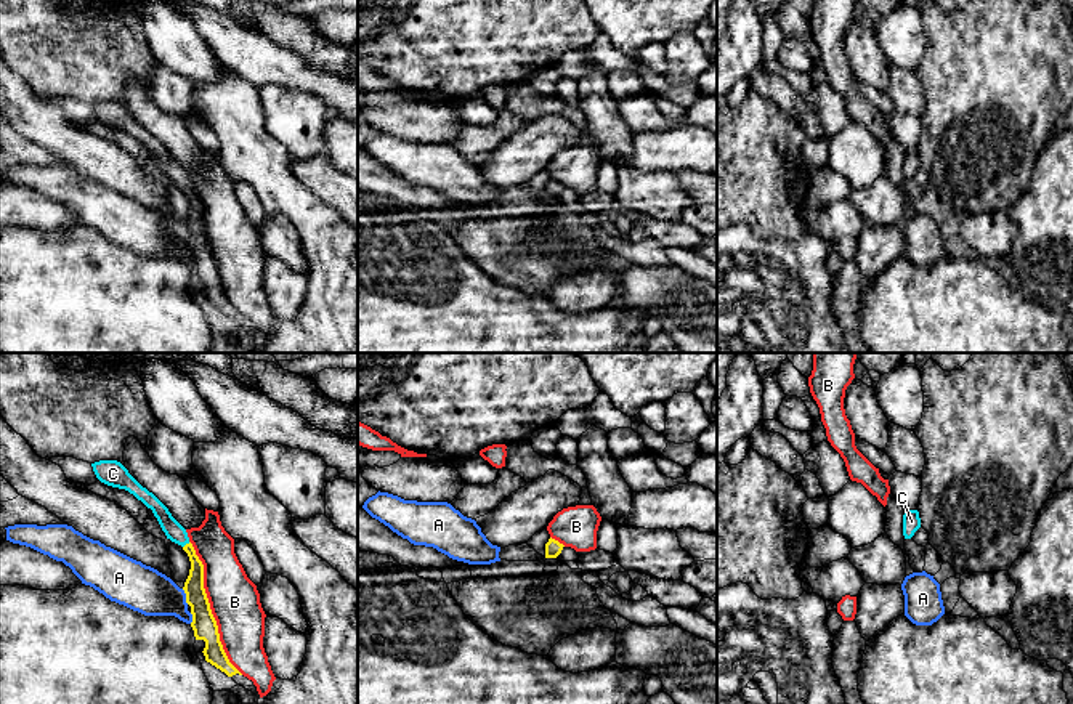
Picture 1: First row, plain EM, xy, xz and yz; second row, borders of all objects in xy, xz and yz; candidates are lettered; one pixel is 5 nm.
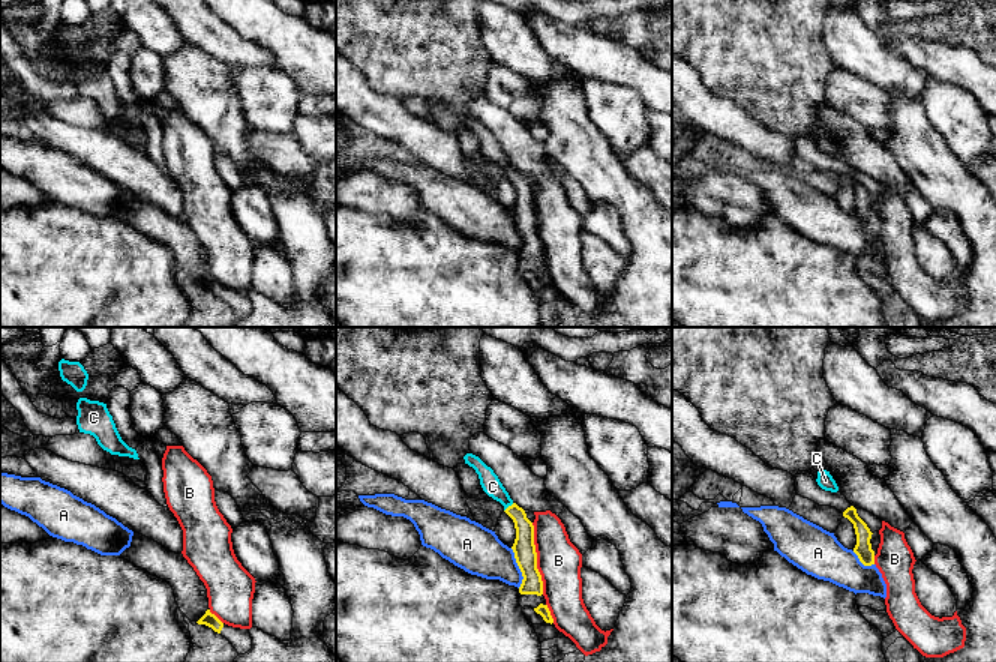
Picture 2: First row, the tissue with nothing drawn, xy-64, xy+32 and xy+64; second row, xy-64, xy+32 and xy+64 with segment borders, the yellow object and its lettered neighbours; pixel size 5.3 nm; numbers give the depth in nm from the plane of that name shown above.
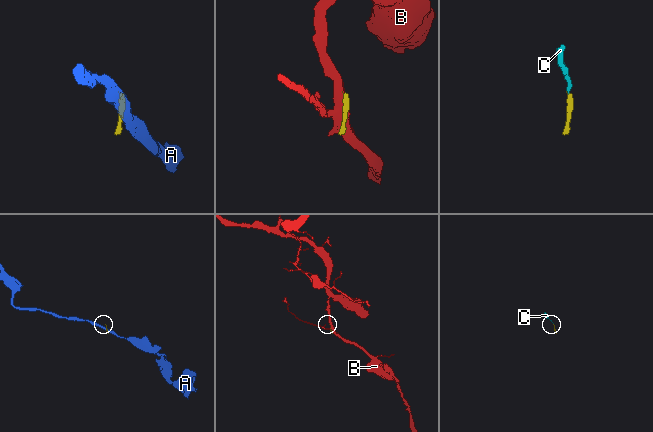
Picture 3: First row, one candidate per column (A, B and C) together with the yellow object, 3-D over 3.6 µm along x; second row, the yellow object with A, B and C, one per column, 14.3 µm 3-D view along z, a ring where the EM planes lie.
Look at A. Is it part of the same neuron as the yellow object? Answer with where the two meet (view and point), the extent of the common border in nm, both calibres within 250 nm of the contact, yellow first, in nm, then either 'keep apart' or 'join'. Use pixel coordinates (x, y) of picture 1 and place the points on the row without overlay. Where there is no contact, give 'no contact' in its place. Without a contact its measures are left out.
meets yellow in xy at (186, 238); contact 90 nm long; 120 nm thick on the yellow side, 240 nm on the other; keep apart

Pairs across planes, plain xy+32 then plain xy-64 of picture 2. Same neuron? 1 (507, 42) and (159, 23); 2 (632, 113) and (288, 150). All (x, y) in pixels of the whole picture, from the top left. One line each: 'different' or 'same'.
1: same
2: different

